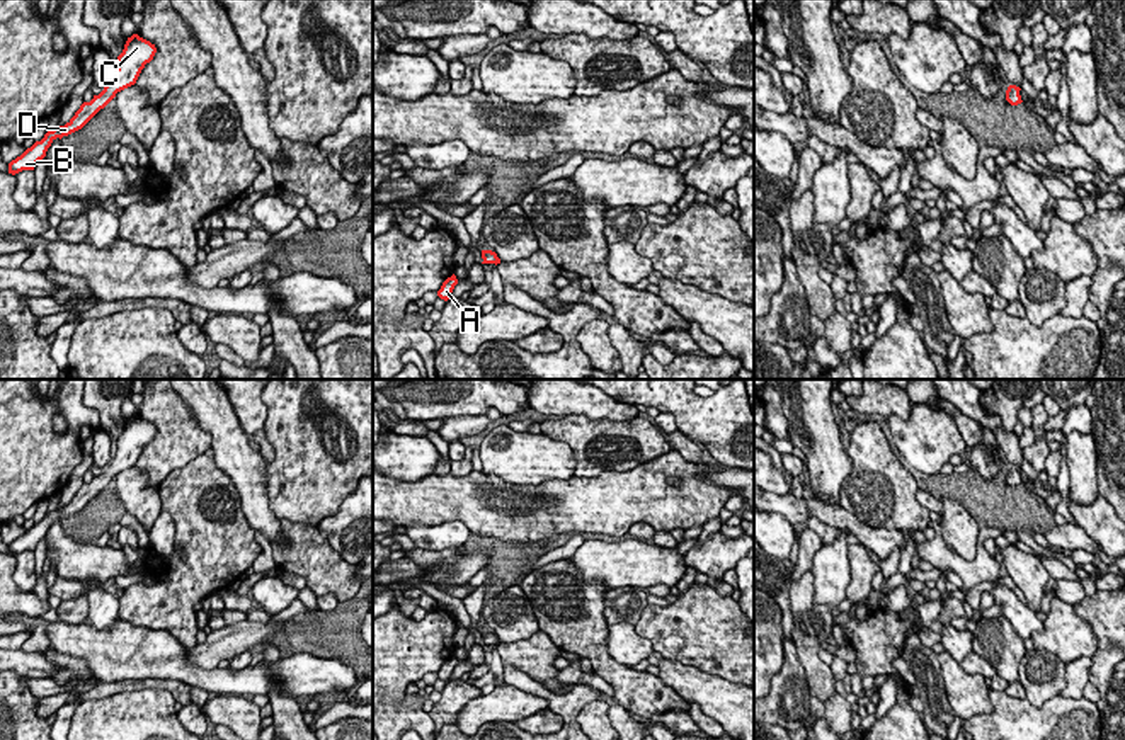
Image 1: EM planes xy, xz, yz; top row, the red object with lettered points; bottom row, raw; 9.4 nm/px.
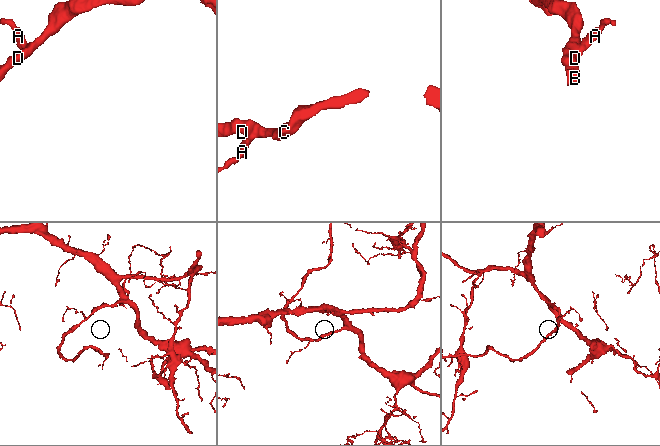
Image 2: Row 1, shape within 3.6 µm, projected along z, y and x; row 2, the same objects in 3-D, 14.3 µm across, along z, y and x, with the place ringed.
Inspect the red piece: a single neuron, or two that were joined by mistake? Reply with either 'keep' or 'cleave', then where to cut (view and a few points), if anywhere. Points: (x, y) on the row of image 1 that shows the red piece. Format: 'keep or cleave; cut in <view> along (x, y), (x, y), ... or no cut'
keep; no cut

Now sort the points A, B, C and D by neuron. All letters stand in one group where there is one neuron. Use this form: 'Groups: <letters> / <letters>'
Groups: A B C D

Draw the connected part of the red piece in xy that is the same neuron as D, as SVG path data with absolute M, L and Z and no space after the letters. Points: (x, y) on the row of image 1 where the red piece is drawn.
M133 34L128 37L123 53L117 56L117 70L111 82L104 87L99 95L94 95L90 102L83 102L75 116L65 124L53 131L48 131L41 141L36 141L20 157L9 163L9 174L15 175L22 170L34 170L39 160L46 157L48 148L56 138L68 136L82 129L100 109L104 109L117 92L136 83L141 70L153 60L157 53L155 44Z

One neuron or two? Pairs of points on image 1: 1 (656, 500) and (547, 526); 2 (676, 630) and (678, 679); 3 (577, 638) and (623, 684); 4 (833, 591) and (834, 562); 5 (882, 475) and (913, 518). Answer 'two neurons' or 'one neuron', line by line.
1: one neuron
2: two neurons
3: one neuron
4: one neuron
5: one neuron

